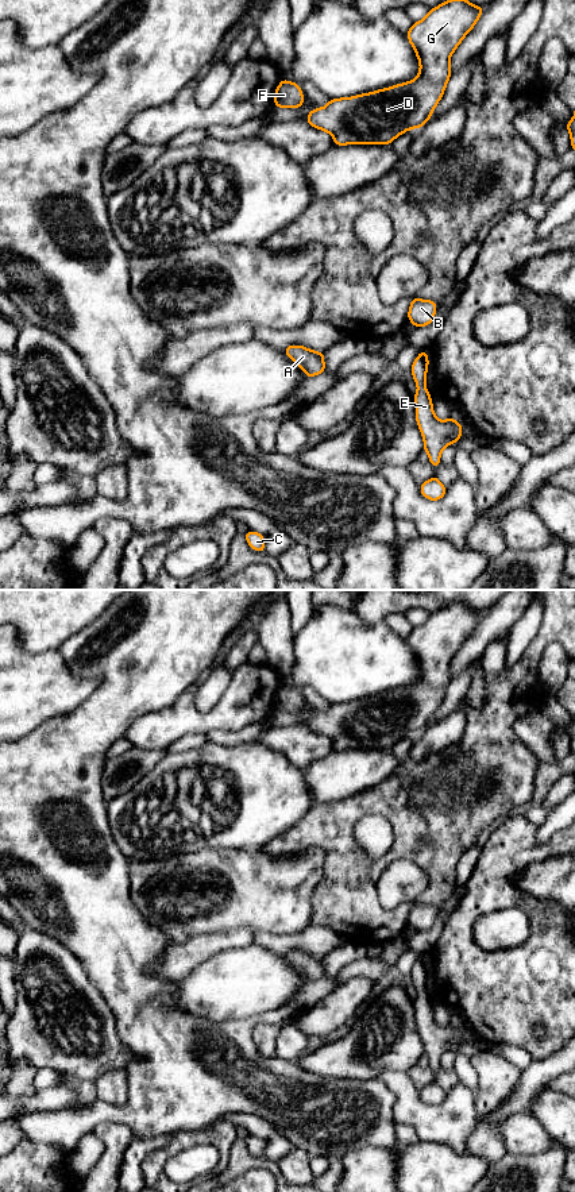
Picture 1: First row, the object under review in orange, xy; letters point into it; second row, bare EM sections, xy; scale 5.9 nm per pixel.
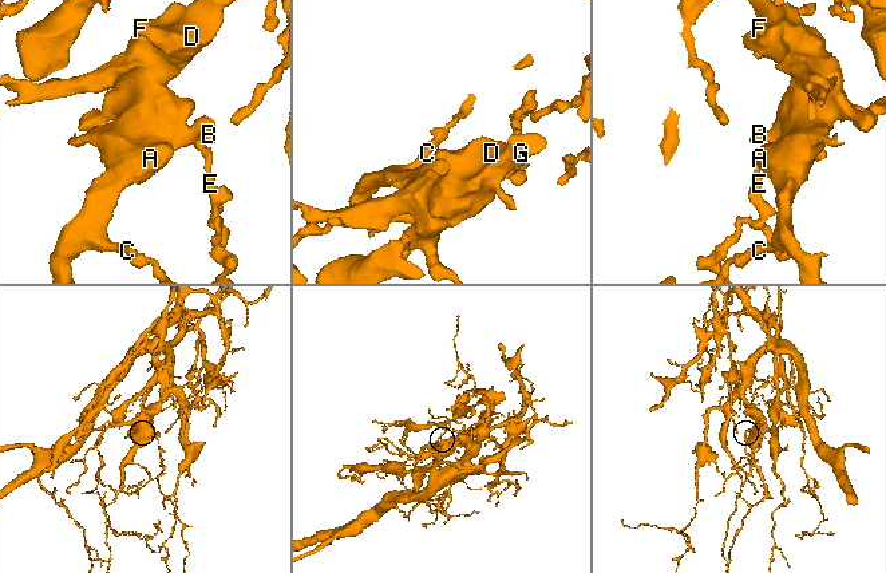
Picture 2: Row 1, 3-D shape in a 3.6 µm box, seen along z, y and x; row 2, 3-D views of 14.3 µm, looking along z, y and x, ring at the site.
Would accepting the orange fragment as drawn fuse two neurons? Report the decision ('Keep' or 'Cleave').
Keep

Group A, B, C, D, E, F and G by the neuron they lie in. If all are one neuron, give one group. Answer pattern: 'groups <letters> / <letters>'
groups A B C D E F G

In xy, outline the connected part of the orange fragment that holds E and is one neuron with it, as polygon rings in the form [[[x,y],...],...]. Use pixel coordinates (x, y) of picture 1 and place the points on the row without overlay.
[[[422,954],[412,969],[412,981],[418,994],[414,999],[417,1030],[424,1044],[424,1056],[436,1075],[441,1056],[460,1045],[463,1031],[454,1022],[440,1026],[433,1018],[432,1003],[425,992],[428,969],[428,956]]]

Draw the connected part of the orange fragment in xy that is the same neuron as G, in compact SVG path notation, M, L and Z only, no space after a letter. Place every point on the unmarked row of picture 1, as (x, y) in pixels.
M463 602L451 603L432 613L420 626L413 628L406 637L420 666L418 680L404 688L383 693L354 702L331 703L323 713L310 715L306 726L332 740L335 751L344 749L391 749L391 747L412 733L421 733L432 721L443 702L451 682L449 663L463 643L474 633L485 613L472 610Z

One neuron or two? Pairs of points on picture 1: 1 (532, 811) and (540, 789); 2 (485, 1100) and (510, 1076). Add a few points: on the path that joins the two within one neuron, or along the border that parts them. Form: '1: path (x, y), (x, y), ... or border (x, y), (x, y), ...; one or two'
1: border (539, 803), (528, 806); two
2: path (491, 1094), (504, 1081); one

